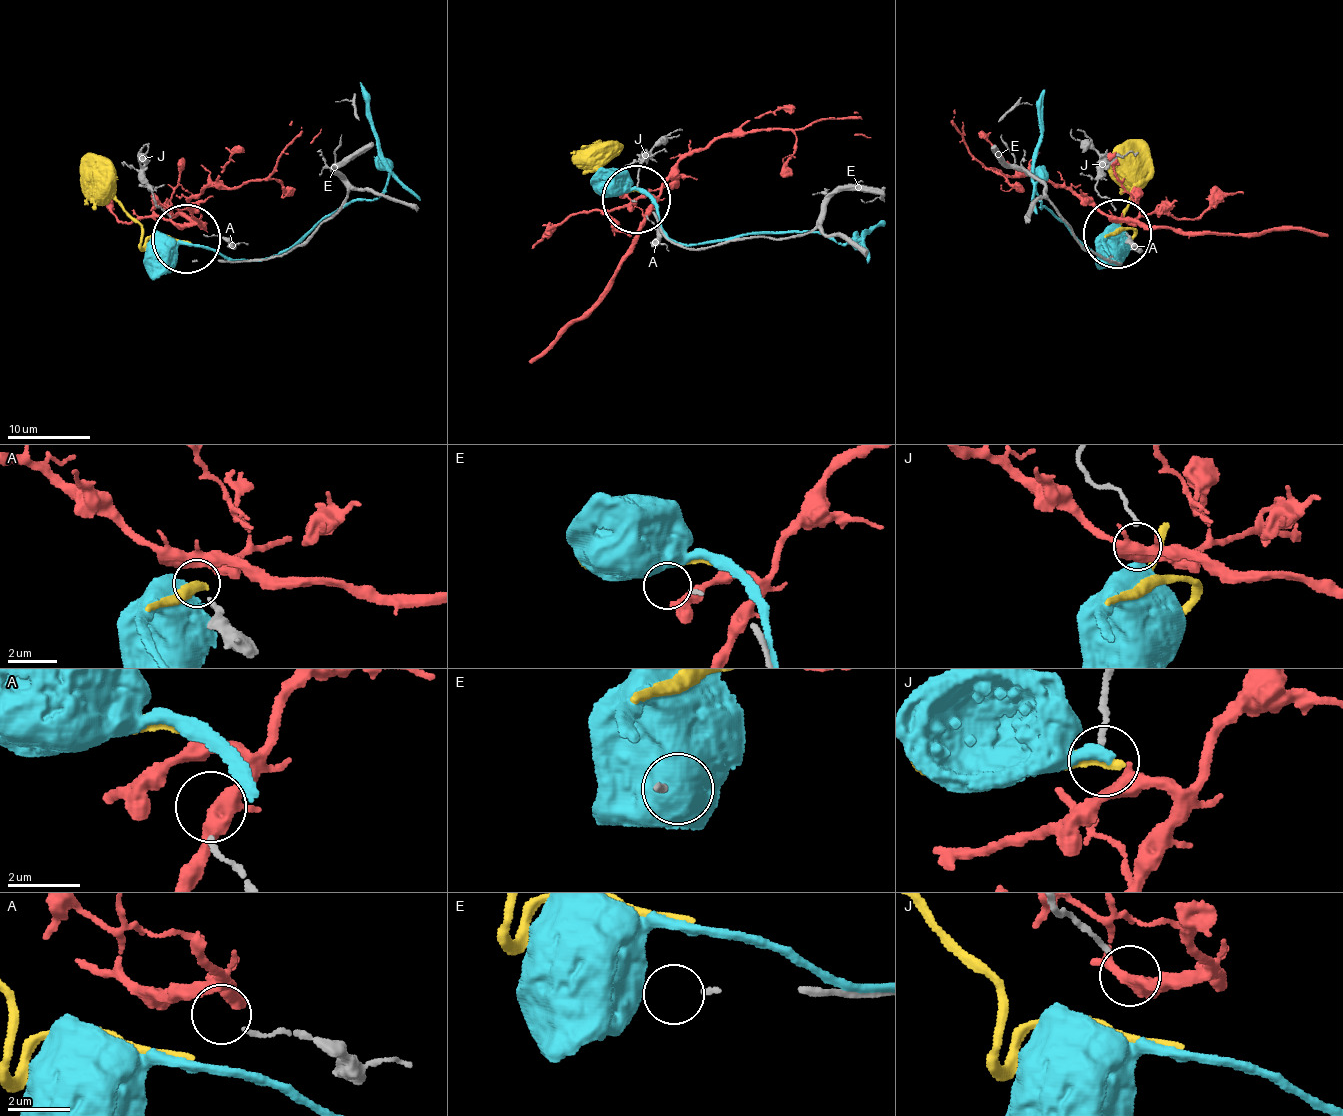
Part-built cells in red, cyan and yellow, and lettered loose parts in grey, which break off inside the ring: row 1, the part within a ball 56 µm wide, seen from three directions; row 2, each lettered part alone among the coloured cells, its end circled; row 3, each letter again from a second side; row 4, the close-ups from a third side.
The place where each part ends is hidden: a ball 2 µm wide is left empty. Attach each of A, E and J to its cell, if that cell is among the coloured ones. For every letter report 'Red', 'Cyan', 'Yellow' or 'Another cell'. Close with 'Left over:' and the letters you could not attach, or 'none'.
A: Another cell
E: Another cell
J: Red
Left over: A, E

